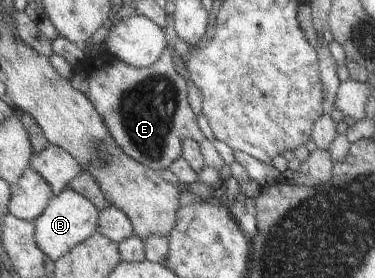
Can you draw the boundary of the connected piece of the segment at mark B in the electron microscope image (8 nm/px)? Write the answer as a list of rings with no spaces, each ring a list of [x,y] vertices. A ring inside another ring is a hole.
[[[68,188],[53,195],[44,211],[34,220],[36,245],[56,261],[75,245],[90,237],[98,227],[98,208],[87,198]]]

